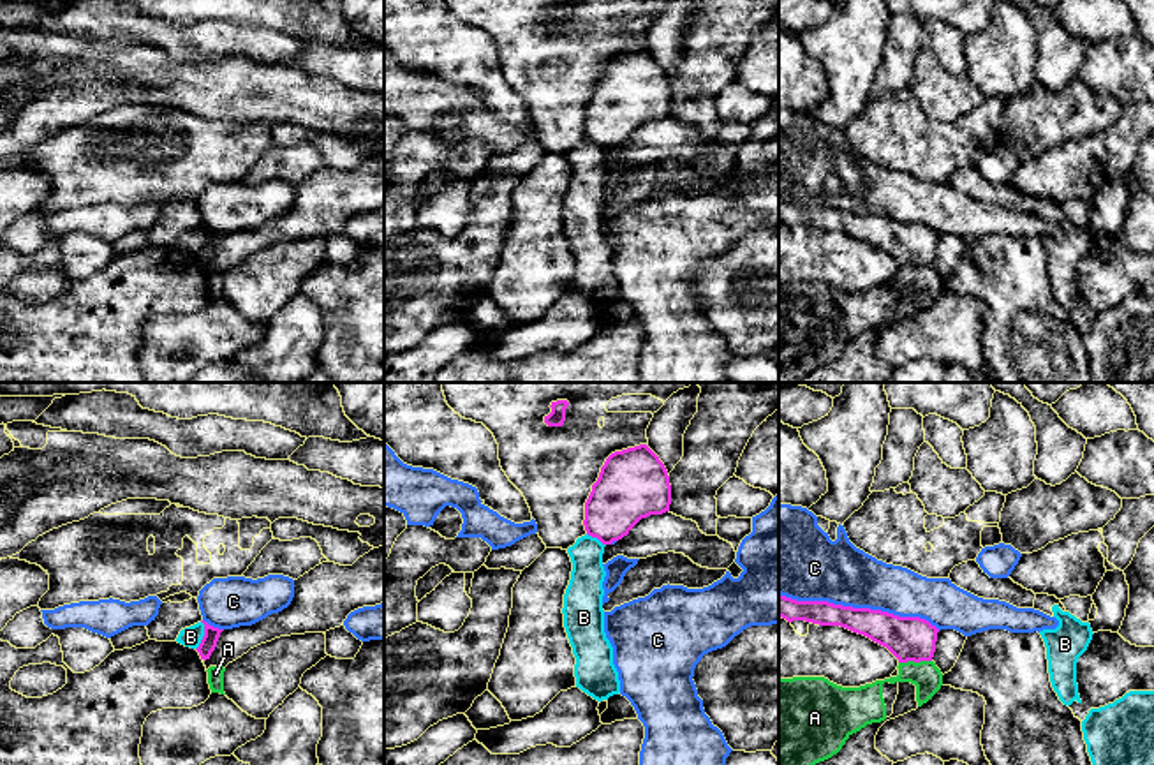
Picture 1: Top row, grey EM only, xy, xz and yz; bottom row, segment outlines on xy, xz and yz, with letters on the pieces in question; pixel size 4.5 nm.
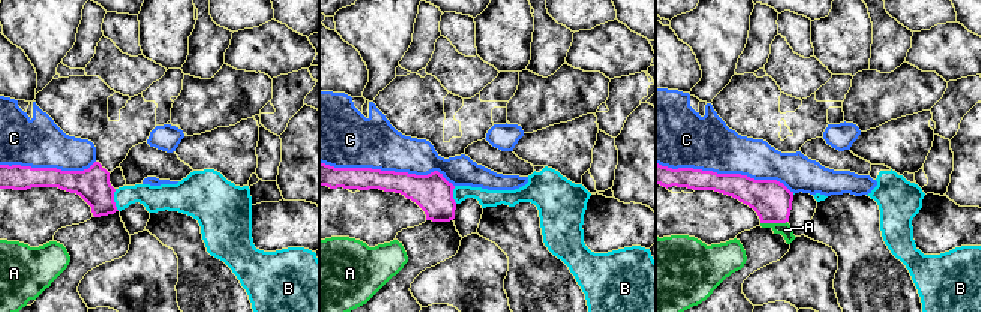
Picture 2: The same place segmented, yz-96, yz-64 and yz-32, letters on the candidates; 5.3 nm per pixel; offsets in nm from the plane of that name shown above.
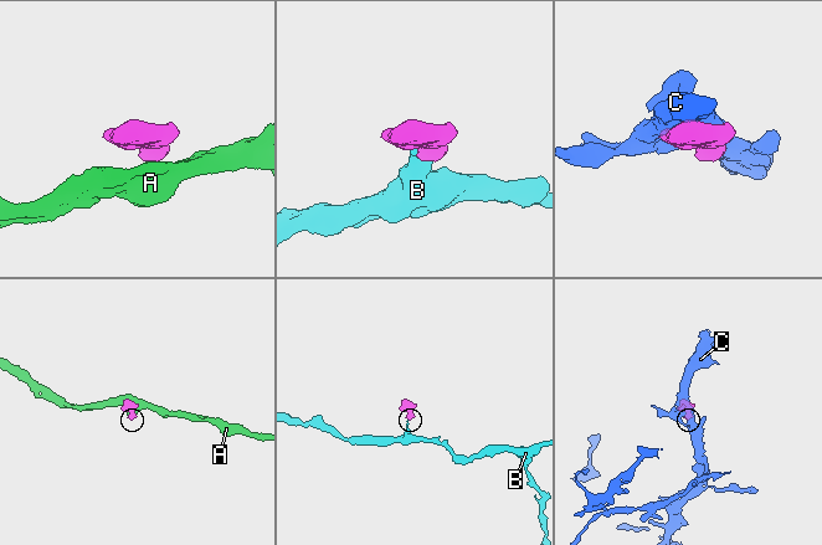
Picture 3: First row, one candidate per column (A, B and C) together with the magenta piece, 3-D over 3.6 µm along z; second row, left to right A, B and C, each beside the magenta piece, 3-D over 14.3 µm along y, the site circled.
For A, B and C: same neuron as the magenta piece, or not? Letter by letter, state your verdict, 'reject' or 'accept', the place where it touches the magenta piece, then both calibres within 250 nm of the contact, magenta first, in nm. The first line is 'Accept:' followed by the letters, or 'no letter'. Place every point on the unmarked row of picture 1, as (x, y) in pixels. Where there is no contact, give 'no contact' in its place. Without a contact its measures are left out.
Accept: no letter
A: reject; contact yz (915, 267); calibres 200 and 140 nm
B: reject; contact xy (205, 240); calibres 70 and 100 nm
C: reject; contact yz (860, 214); calibres 190 and 280 nm

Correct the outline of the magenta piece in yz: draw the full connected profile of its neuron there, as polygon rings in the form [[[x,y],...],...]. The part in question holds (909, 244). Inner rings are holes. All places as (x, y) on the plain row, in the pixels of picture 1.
[[[779,199],[779,222],[819,231],[840,231],[886,252],[899,268],[932,266],[939,234],[920,222],[853,213],[828,206],[796,206]]]

